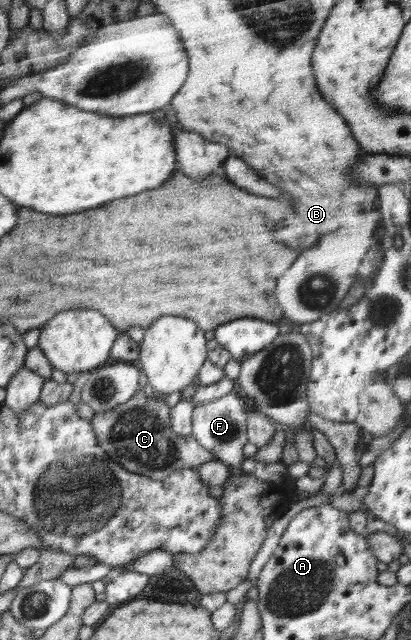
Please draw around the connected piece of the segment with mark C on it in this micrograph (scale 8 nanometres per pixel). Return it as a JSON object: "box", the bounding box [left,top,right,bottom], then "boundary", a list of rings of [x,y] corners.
{"box":[90,390,219,480],"boundary":[[[138,390],[132,399],[114,410],[95,413],[90,424],[99,437],[99,445],[114,462],[124,470],[153,480],[166,479],[180,469],[197,468],[207,461],[219,460],[191,435],[177,435],[170,428],[169,413],[170,408],[162,398],[153,400]]]}

